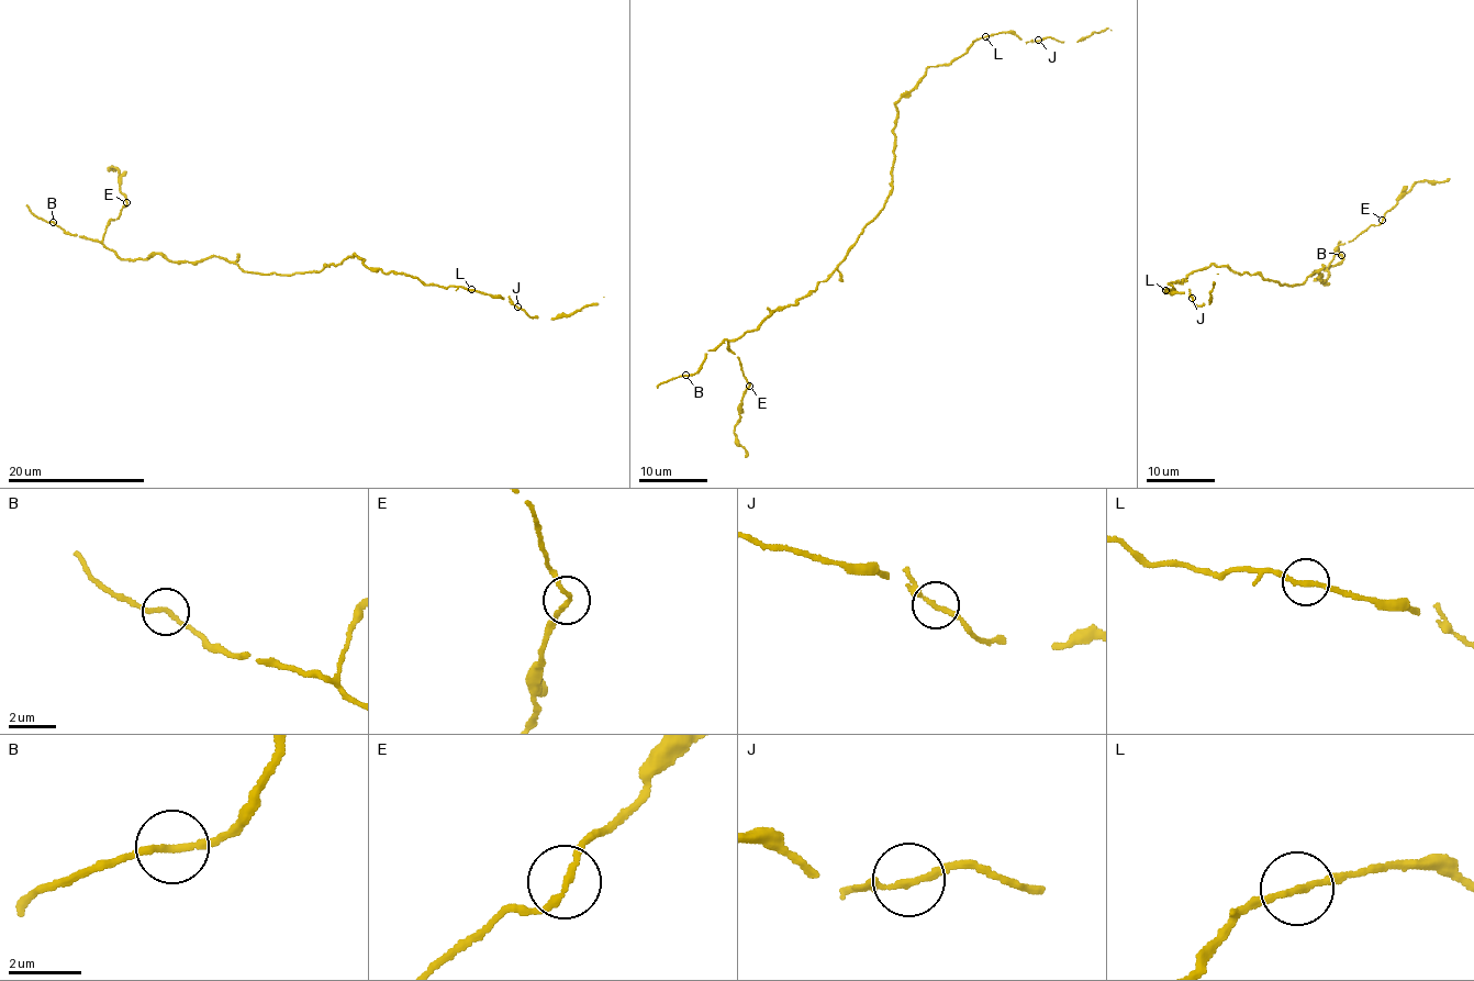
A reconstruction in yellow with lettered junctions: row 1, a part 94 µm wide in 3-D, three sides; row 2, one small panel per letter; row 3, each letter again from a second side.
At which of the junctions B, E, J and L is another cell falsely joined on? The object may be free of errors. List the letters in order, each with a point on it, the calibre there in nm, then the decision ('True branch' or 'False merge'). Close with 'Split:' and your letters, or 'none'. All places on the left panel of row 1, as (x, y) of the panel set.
B: Place: (53, 222). Thickness 180 nm. True branch
E: Place: (126, 202). Thickness 170 nm. True branch
J: Place: (517, 307). Thickness 180 nm. True branch
L: Place: (471, 289). Thickness 170 nm. True branch
Split: none

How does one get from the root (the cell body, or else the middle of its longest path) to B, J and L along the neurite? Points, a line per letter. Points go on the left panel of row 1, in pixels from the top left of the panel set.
B: (305, 274), (250, 272), (216, 256), (177, 263), (155, 253), (122, 259), (100, 243), (69, 234), (53, 222)
J: (305, 274), (341, 264), (357, 254), (370, 268), (383, 272), (402, 271), (426, 283), (509, 298), (517, 307)
L: (305, 274), (341, 264), (357, 254), (370, 268), (383, 272), (402, 271), (426, 283), (471, 289)

